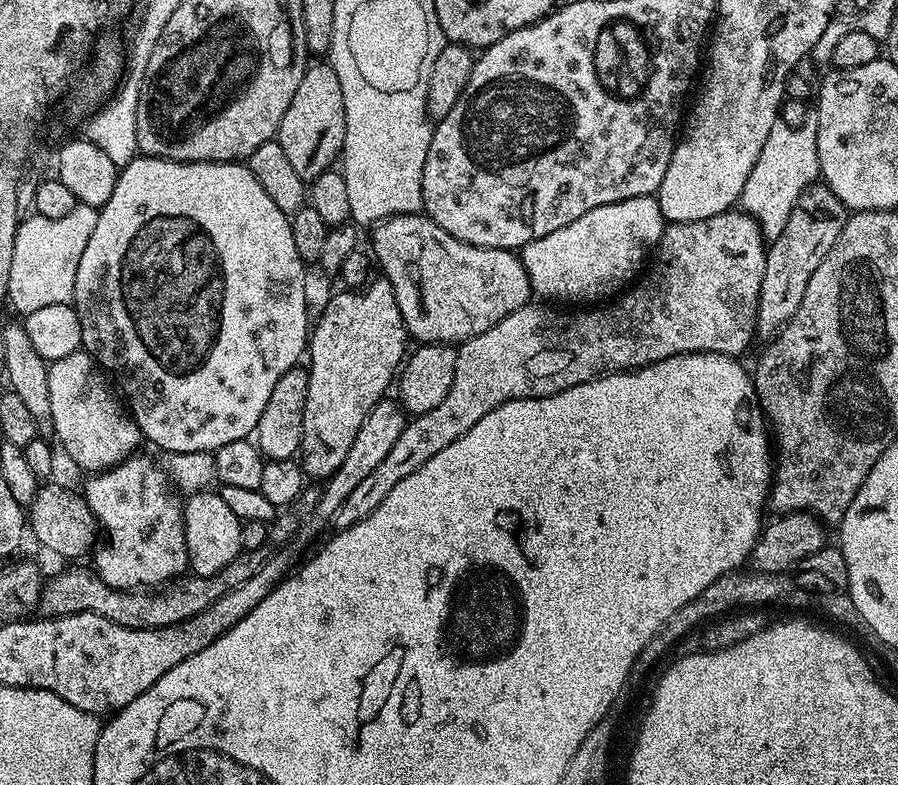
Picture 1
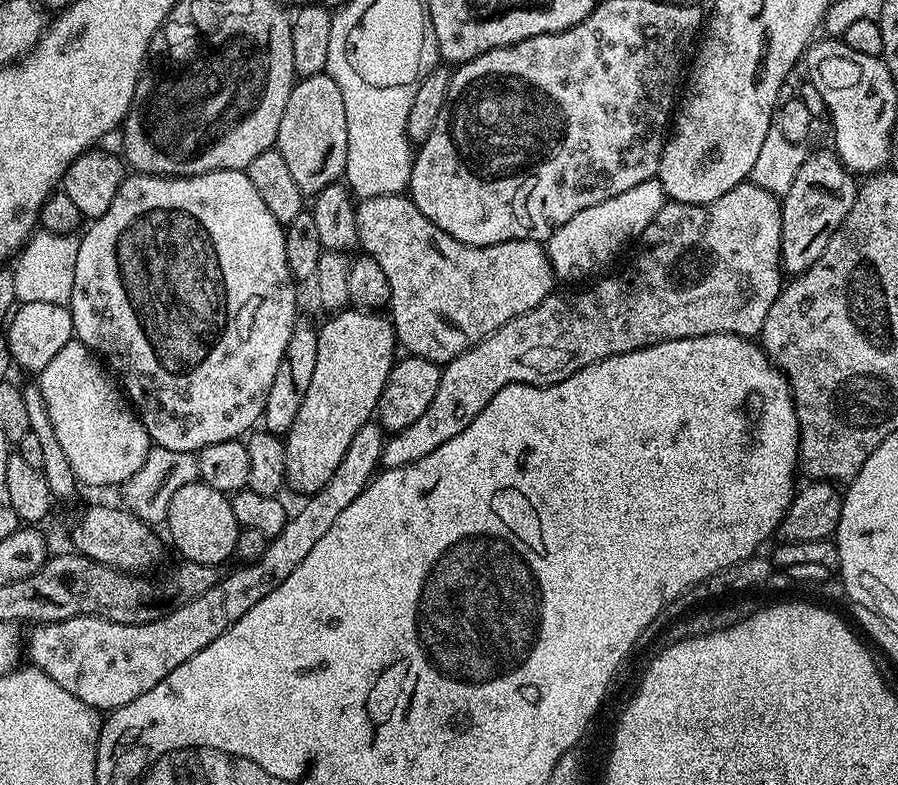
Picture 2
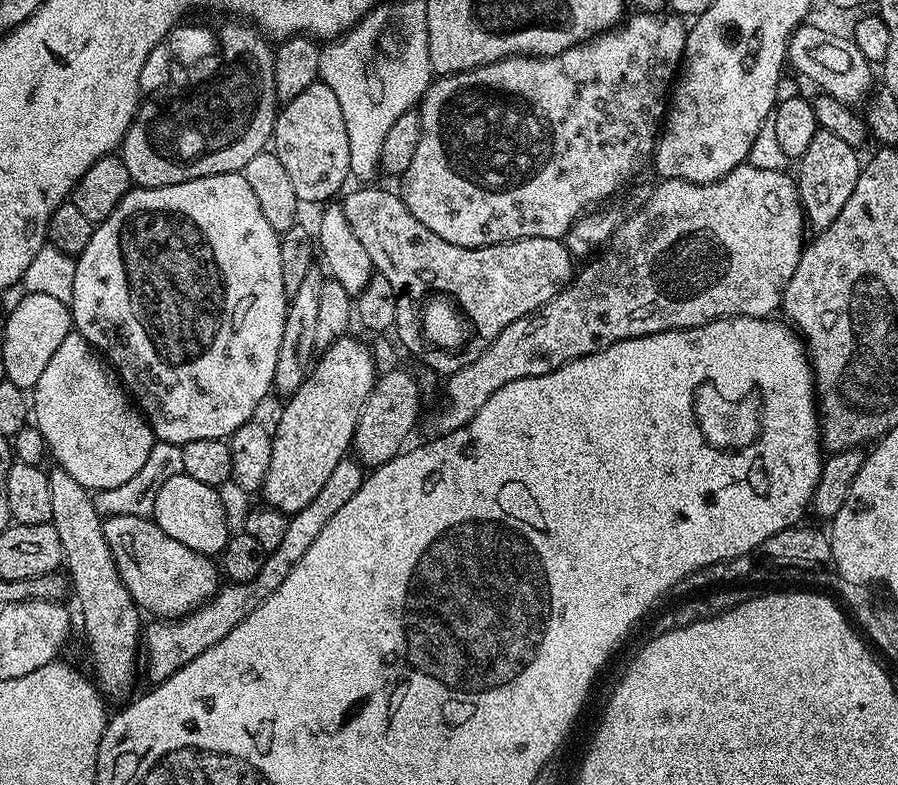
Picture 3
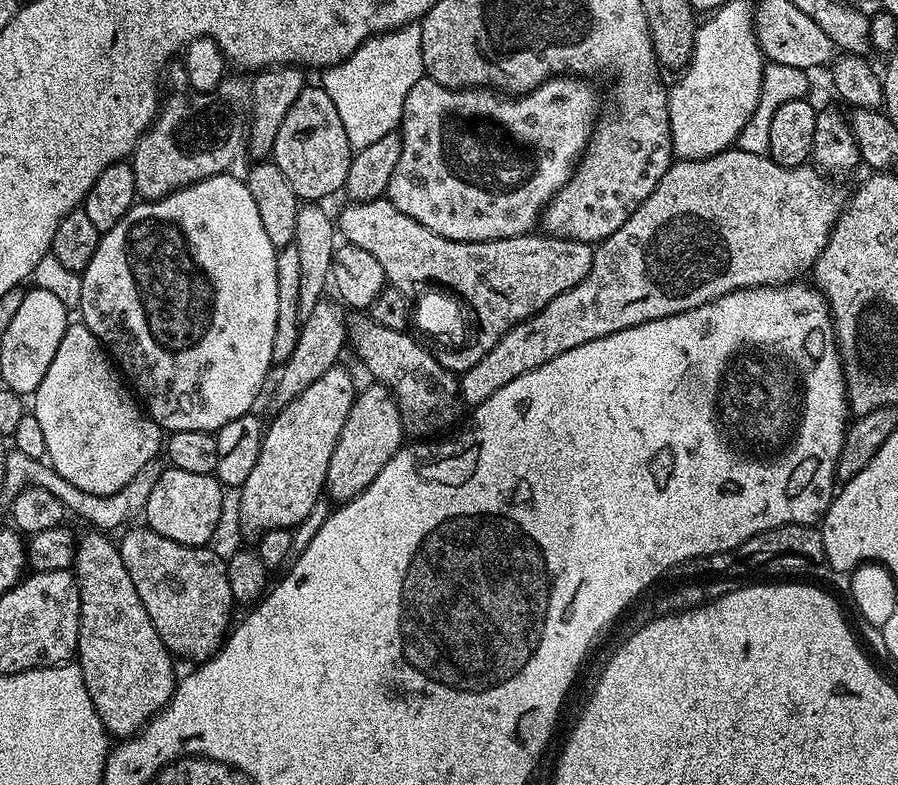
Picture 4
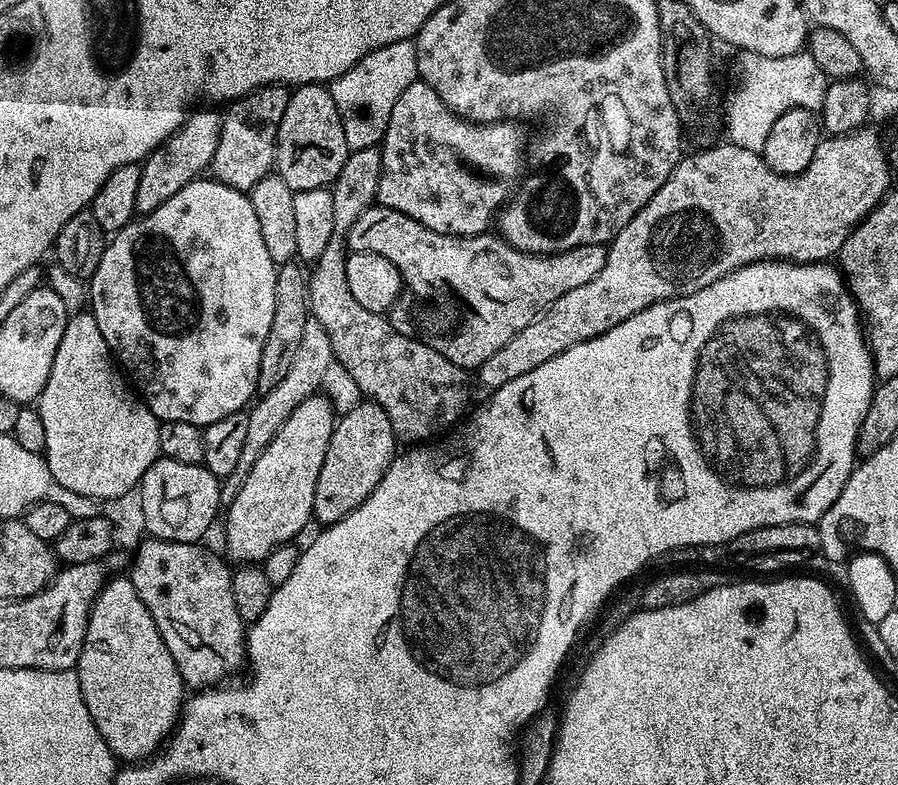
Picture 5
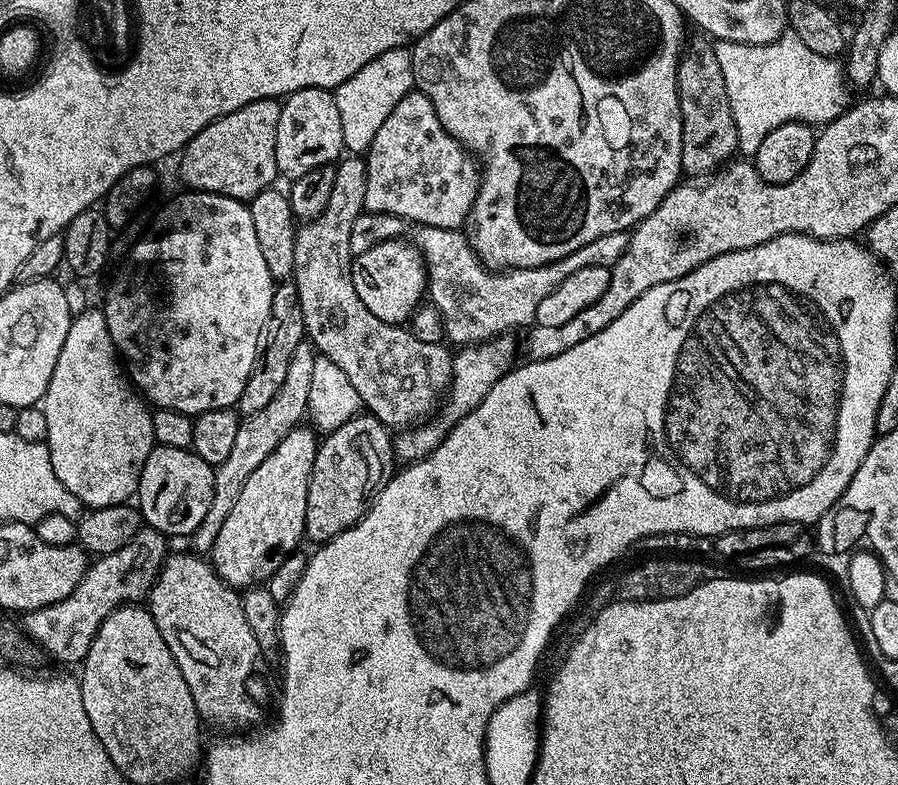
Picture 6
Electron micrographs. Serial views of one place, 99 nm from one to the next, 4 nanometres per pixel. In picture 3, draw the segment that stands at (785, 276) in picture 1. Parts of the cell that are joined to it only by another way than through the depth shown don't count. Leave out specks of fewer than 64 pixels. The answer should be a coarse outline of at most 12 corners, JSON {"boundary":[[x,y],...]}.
{"boundary":[[823,130],[795,177],[809,229],[842,214],[858,186],[857,149]]}

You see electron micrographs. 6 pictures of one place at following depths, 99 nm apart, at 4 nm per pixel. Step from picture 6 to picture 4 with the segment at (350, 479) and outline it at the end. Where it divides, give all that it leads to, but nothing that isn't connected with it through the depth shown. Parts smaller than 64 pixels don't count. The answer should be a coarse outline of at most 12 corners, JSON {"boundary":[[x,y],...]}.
{"boundary":[[359,389],[326,488],[347,502],[405,440],[392,391]]}

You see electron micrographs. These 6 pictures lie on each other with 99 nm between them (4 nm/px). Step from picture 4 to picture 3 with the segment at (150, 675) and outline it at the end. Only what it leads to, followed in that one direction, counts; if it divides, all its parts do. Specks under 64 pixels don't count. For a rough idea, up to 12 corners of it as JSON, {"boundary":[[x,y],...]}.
{"boundary":[[47,469],[50,523],[80,603],[95,683],[136,680],[141,609],[89,489]]}

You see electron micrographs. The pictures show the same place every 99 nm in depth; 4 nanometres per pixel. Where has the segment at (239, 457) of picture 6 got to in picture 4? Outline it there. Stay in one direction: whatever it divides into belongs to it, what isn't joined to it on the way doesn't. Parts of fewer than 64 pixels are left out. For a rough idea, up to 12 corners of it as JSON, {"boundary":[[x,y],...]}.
{"boundary":[[320,300],[279,369],[277,405],[337,367],[345,309]]}

